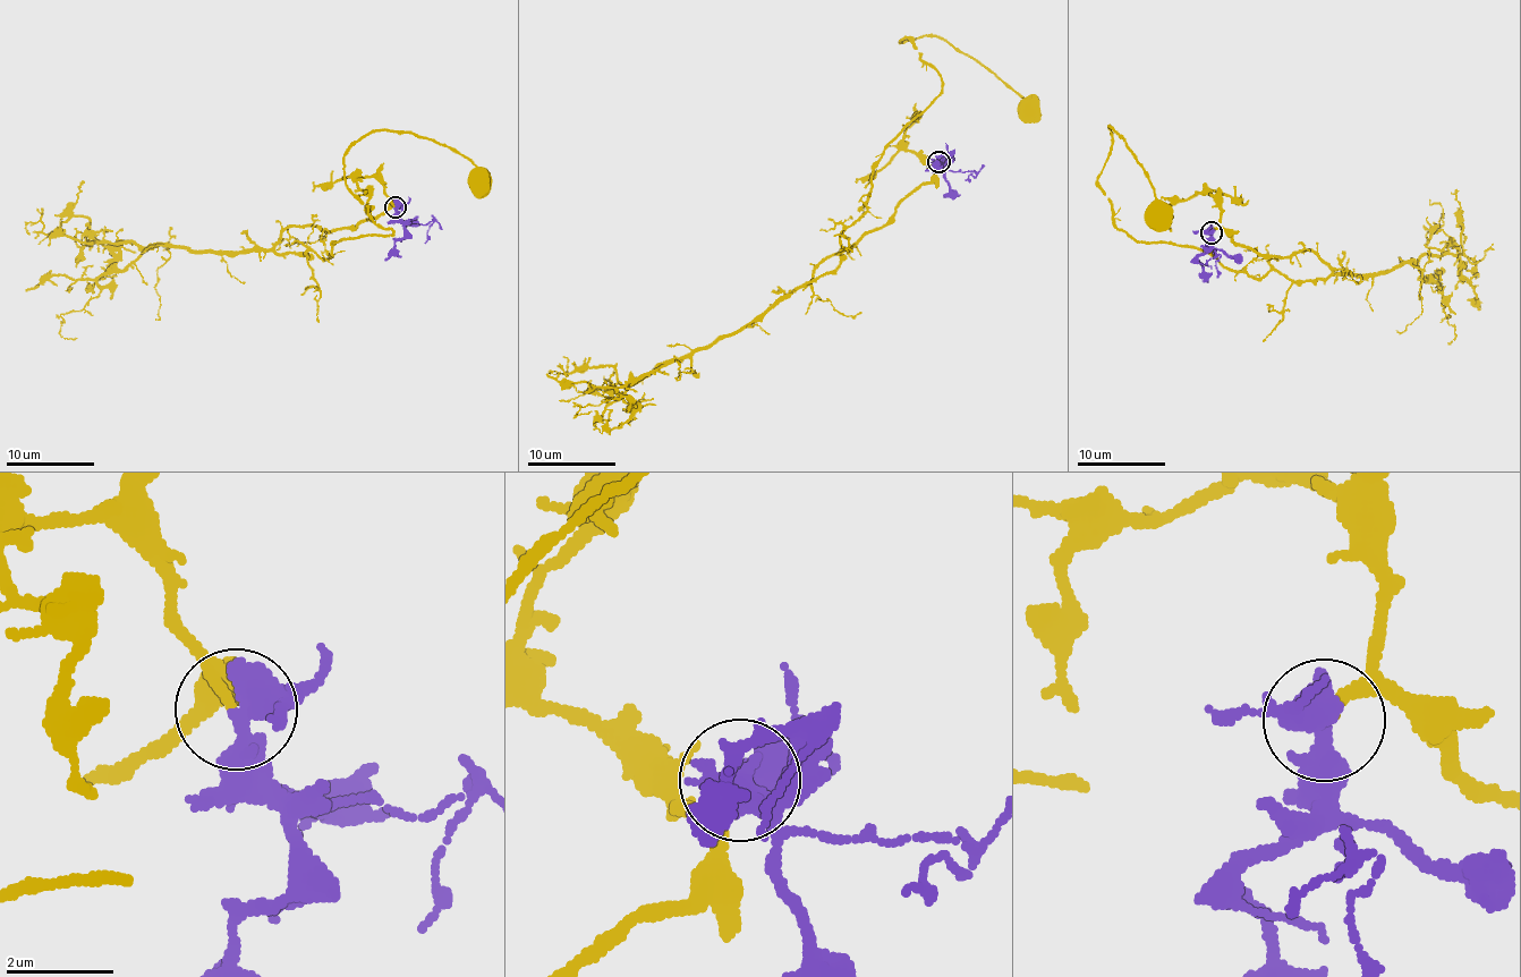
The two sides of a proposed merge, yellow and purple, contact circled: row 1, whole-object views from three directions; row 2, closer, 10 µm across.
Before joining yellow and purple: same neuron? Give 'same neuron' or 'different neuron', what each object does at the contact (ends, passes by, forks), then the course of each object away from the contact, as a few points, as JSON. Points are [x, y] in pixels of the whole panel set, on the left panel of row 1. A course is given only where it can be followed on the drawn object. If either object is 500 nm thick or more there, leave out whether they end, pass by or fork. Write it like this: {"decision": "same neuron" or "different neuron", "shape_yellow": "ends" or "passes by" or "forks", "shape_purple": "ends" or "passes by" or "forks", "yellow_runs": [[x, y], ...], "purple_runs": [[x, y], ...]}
{"decision": "same neuron", "shape_yellow": "ends", "shape_purple": "passes by", "yellow_runs": [[396, 206], [290, 226], [274, 249], [326, 260], [392, 235], [343, 178], [371, 133], [455, 149], [479, 181]], "purple_runs": [[396, 206], [404, 236], [384, 261]]}

